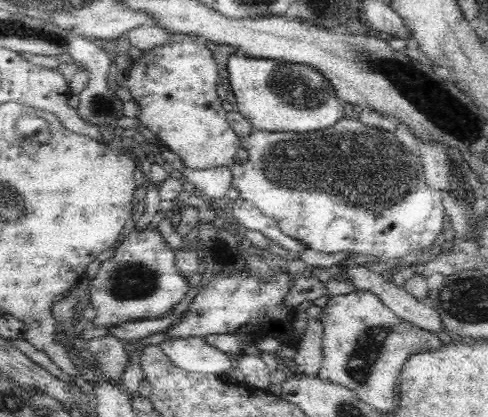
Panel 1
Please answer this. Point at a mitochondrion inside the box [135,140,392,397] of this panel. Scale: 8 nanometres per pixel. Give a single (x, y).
(218, 251)

